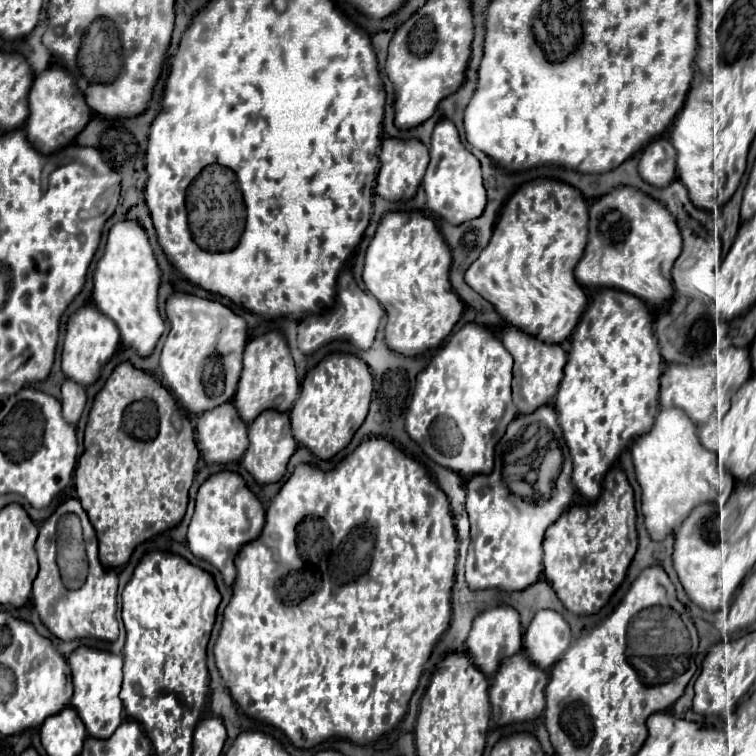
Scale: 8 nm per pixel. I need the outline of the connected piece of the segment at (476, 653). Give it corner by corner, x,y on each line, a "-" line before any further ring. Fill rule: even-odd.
495,606
495,608
481,612
479,616
475,616
465,644
467,644
467,652
473,660
473,664
485,676
491,676
497,672
497,666
501,664
503,658
509,658
509,656
517,654
517,650
523,648
521,640
523,640
523,632
521,632
521,624
519,624
519,612
511,606

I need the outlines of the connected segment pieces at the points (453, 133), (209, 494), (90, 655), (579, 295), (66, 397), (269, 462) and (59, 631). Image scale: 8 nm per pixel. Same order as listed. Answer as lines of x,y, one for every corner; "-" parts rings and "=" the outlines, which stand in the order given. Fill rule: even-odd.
449,120
437,122
431,136
429,154
431,154
431,162
423,178
427,208
453,224
461,224
461,222
467,222
469,218
477,218
477,214
481,214
487,202
483,176
481,176
481,164
469,150
463,148
453,122
=
221,470
211,474
197,490
195,514
187,530
187,546
197,558
203,558
215,568
219,568
225,584
231,586
235,580
233,558
237,556
239,548
245,542
251,542
253,538
257,538
263,524
265,524
263,504
247,488
243,476
231,470
=
79,646
69,654
67,662
69,662
69,668
71,668
71,680
73,680
73,686
75,686
71,706
77,710
79,718
83,720
89,736
109,738
125,718
125,708
123,708
121,698
119,698
123,656
113,654
109,650
=
537,178
519,186
513,196
505,202
503,212
497,220
493,236
479,258
467,268
465,282
497,306
497,312
515,328
543,340
549,344
563,342
577,326
585,306
587,296
573,276
573,268
579,262
587,244
587,200
583,194
553,178
=
67,378
61,386
61,404
63,404
63,418
69,424
77,424
77,420
85,408
85,402
87,402
85,388
=
265,410
249,424
249,448
243,456
243,464
259,484
277,482
285,474
287,462
295,450
297,450
297,442
291,432
289,414
277,410
=
77,498
65,500
57,510
41,524
39,538
35,542
37,558
39,558
39,574
33,582
33,604
35,610
41,616
41,622
61,640
75,640
75,638
99,638
99,640
115,640
119,636
119,624
117,624
117,572
113,568
107,568
99,562
97,552
97,536
95,528
91,526
87,512
81,508
81,502
-
75,512
81,518
83,530
87,534
87,552
89,552
89,574
85,584
79,590
67,590
61,582
59,568
55,562
57,556
57,542
55,542
55,526
57,520
67,514

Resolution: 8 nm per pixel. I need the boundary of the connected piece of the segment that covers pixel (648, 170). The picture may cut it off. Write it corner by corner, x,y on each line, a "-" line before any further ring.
667,138
649,142
639,160
639,174
653,186
667,186
675,178
675,148

